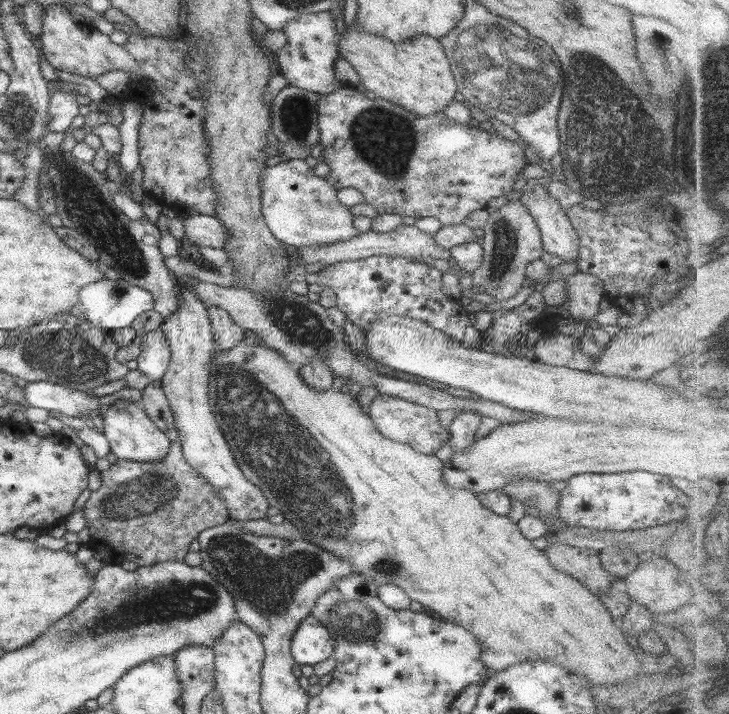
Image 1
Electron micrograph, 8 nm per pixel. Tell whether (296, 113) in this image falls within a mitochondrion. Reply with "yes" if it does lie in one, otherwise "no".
yes

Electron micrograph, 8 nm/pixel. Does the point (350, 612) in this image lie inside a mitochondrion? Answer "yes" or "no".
yes

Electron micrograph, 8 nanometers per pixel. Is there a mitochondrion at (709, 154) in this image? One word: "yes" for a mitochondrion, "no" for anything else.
yes

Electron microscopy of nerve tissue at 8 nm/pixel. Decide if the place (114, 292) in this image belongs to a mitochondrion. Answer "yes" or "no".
yes

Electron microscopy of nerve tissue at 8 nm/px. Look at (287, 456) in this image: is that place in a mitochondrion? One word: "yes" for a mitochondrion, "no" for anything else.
yes

